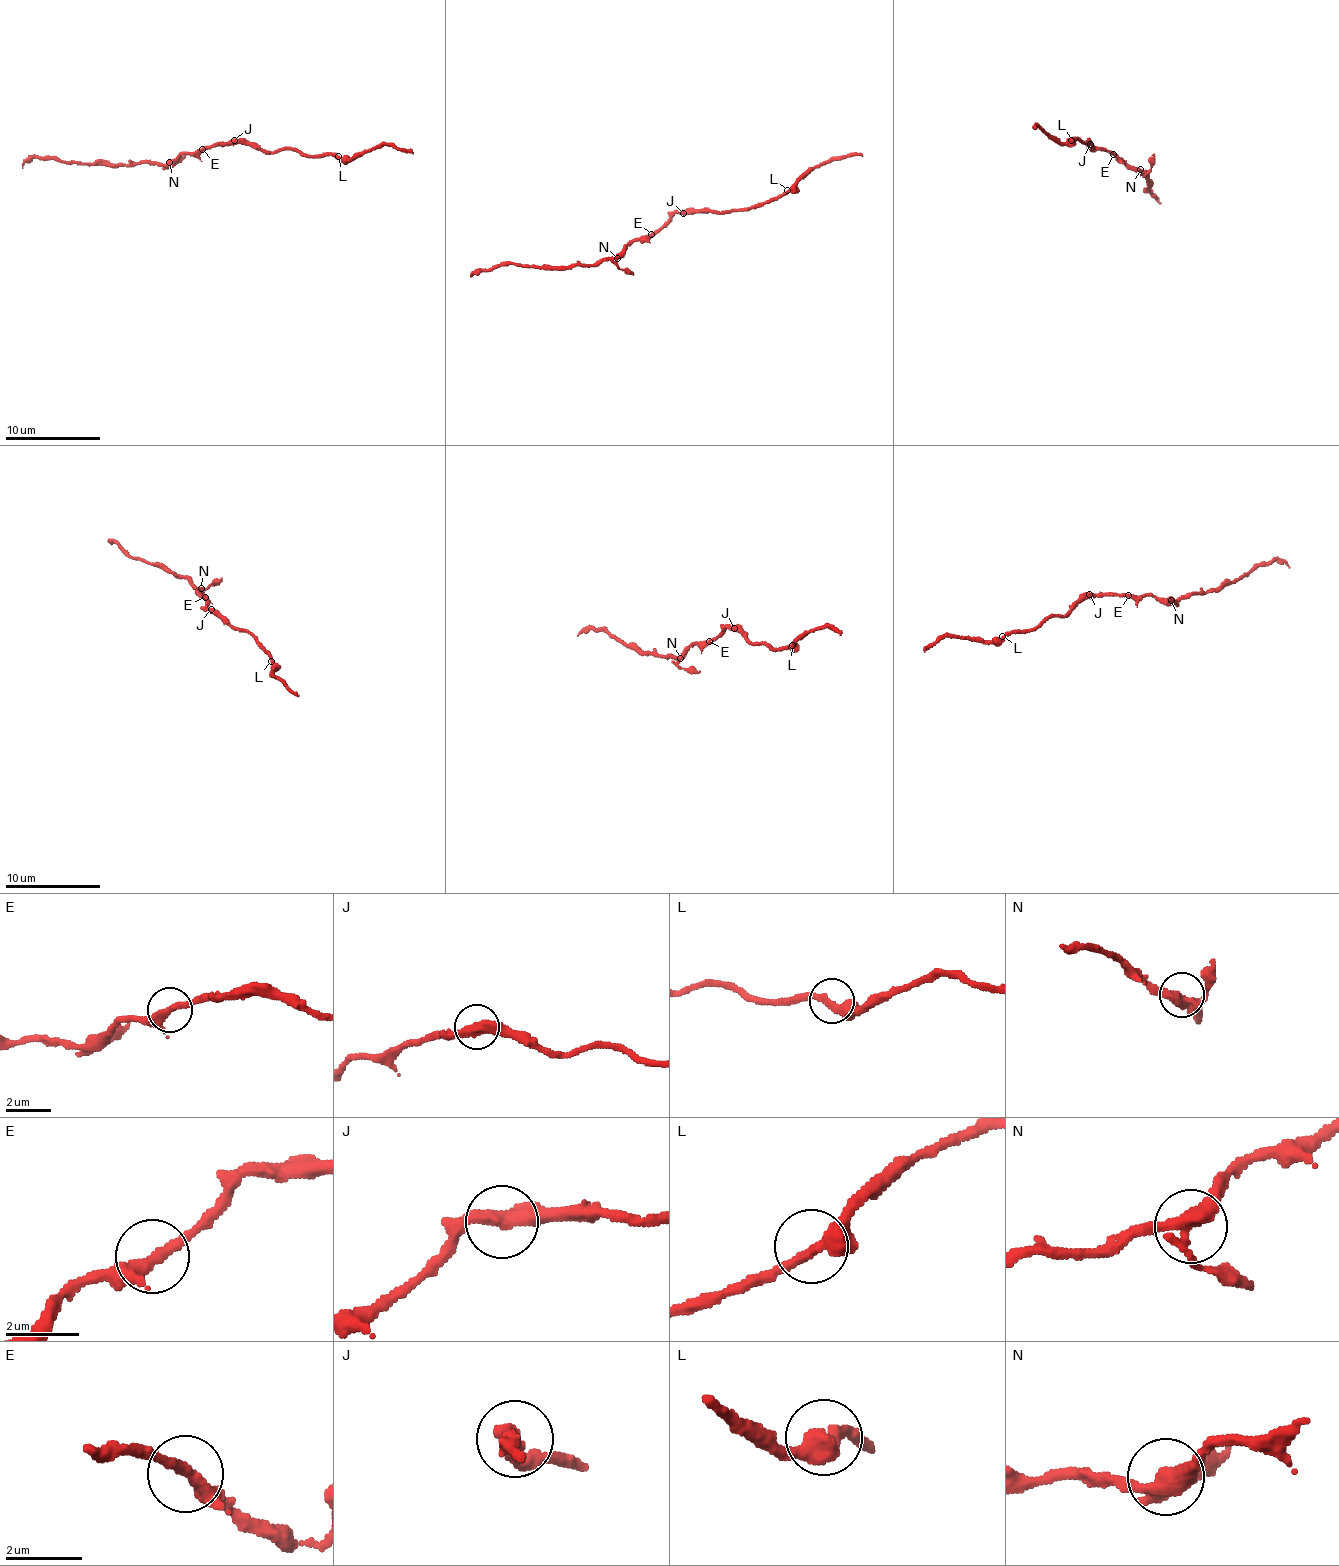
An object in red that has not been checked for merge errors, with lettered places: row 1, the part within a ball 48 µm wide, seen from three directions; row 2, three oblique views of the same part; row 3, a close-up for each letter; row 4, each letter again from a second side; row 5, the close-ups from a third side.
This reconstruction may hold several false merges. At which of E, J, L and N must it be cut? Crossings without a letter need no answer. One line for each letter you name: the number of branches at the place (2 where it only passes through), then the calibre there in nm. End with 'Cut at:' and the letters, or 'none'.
Cut at: none

